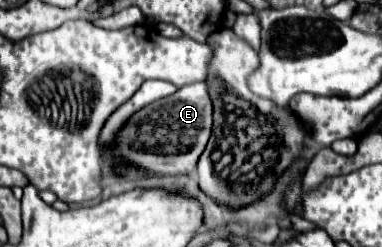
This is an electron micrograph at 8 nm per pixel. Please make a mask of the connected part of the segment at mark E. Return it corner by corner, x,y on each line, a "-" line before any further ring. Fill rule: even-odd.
195,82
179,88
175,94
157,100
129,118
115,140
111,154
127,158
131,164
159,176
185,174
193,176
199,156
203,154
213,126
213,106
207,82

